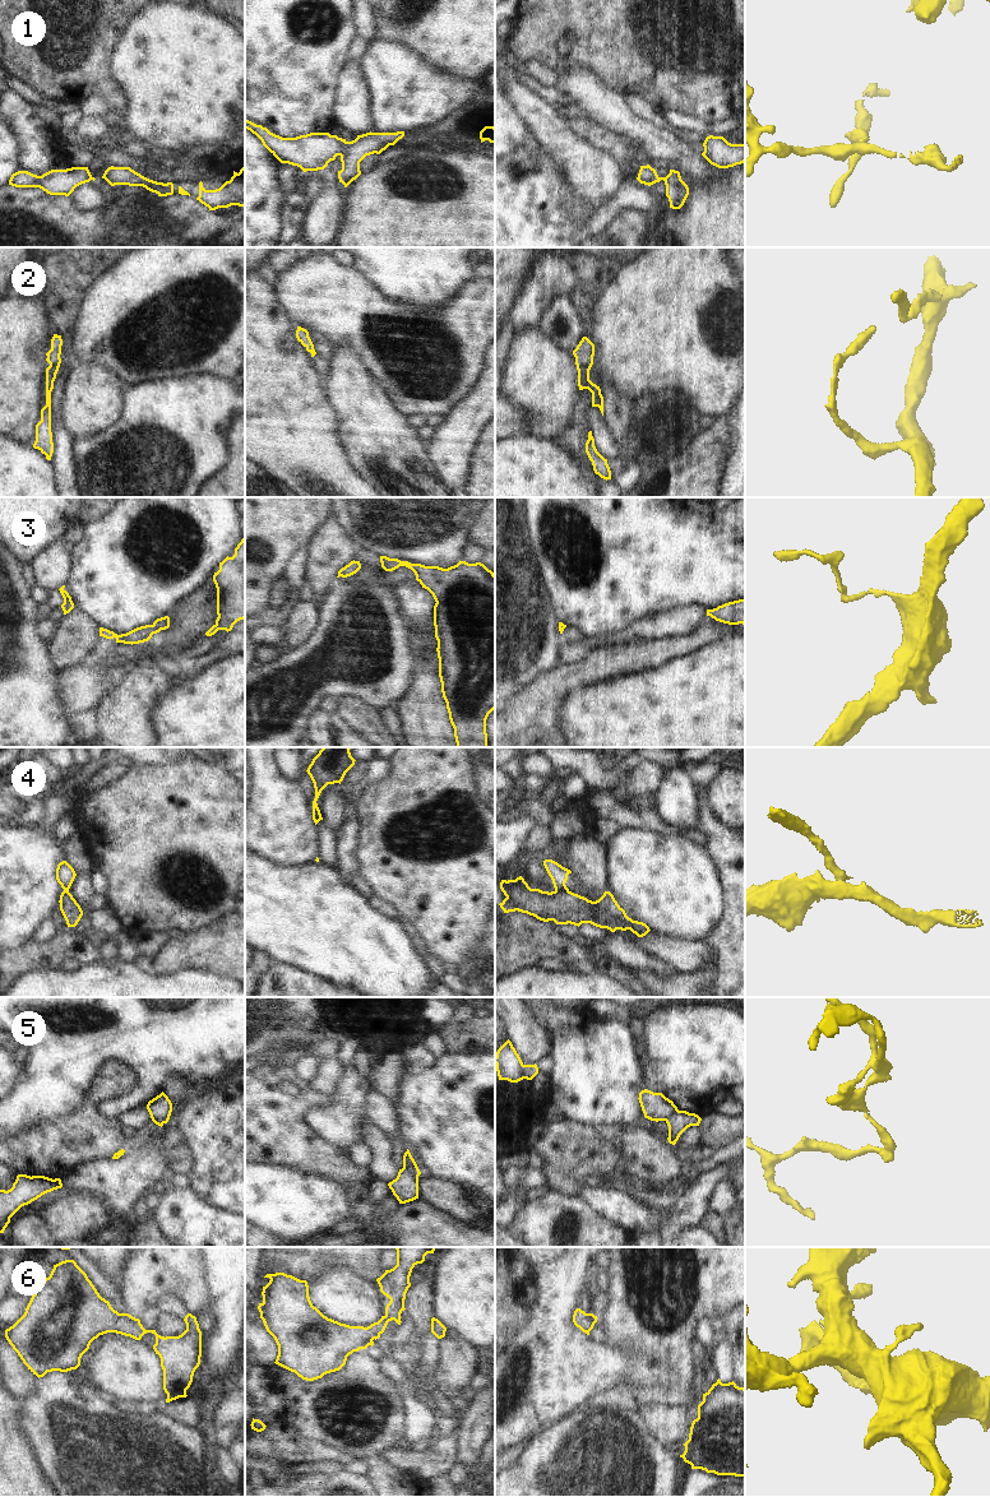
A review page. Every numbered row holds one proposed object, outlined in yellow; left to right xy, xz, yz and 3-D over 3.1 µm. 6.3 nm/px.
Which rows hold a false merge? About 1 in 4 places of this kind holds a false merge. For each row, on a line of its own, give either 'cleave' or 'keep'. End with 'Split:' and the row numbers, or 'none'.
1: keep
2: keep
3: keep
4: cleave
5: cleave
6: keep
Split: 4, 5

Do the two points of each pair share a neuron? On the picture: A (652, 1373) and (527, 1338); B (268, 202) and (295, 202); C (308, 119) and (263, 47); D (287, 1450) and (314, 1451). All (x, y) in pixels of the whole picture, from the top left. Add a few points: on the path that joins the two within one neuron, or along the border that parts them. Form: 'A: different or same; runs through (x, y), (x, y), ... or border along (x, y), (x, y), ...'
A: same; runs through (621, 1367), (558, 1367)
B: different; border along (286, 195), (281, 208), (278, 231)
C: same; runs through (300, 101), (290, 91), (276, 65)
D: same; runs through (294, 1450), (308, 1450)

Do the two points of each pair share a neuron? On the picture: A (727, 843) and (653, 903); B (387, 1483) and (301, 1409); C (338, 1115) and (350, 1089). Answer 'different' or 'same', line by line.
A: different
B: same
C: same

